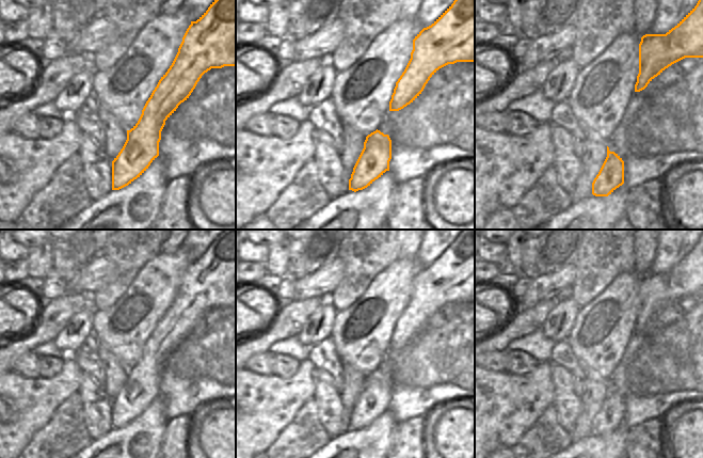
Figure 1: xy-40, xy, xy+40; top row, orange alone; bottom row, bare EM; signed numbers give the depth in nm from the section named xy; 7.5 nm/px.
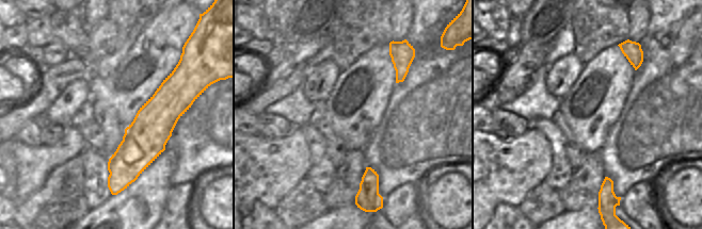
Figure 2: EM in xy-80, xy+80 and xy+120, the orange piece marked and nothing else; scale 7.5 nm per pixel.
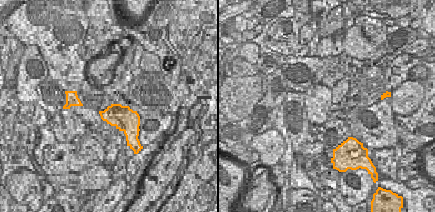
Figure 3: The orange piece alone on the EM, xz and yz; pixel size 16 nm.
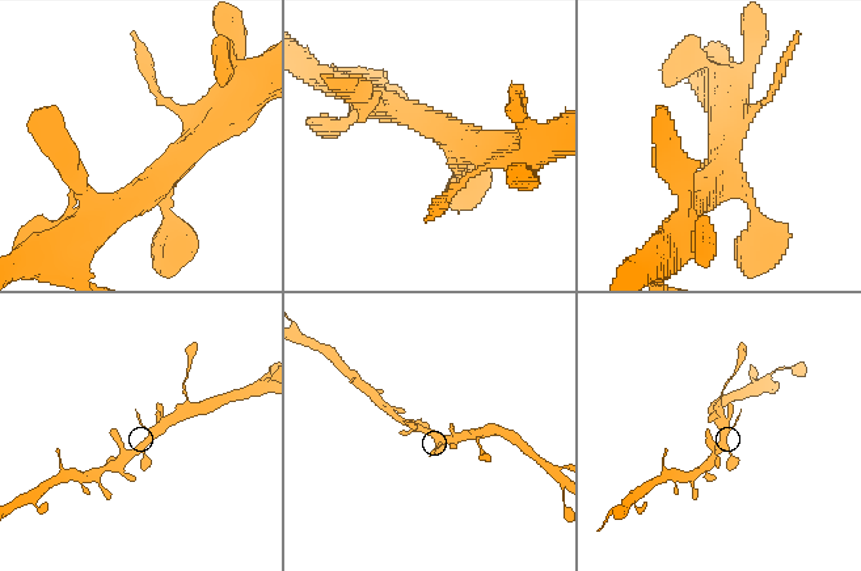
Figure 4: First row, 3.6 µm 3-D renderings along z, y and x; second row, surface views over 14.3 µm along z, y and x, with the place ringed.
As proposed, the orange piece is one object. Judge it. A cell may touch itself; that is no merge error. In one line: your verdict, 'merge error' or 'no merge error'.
no merge error

